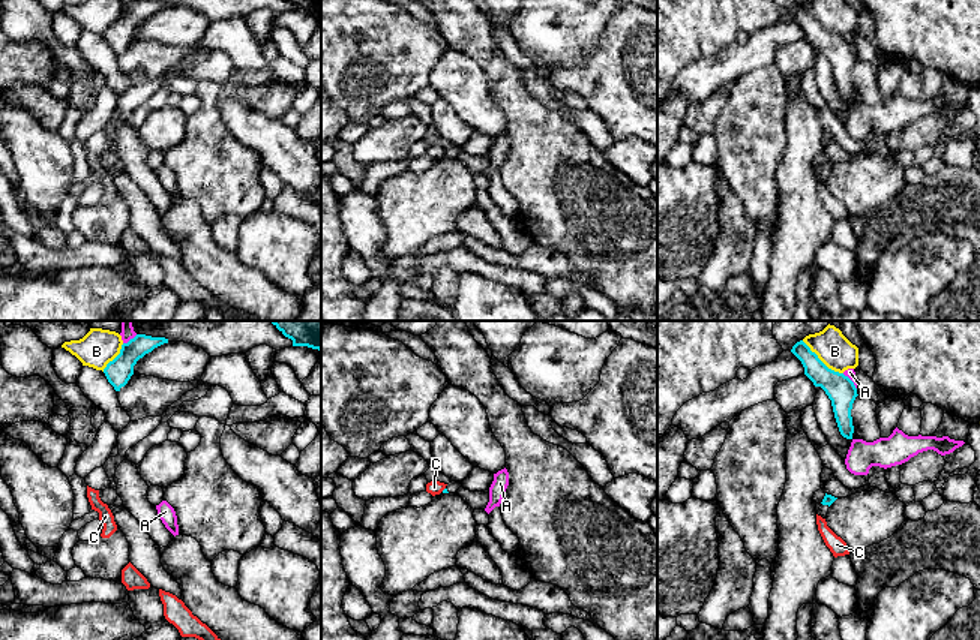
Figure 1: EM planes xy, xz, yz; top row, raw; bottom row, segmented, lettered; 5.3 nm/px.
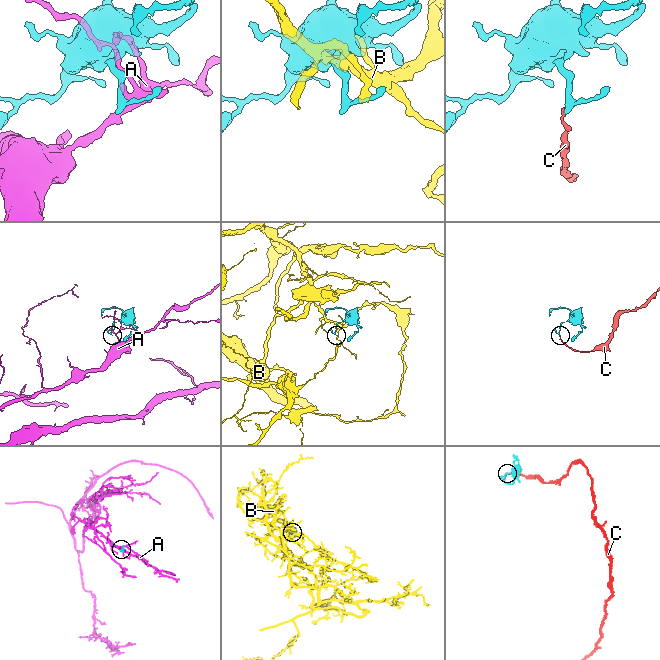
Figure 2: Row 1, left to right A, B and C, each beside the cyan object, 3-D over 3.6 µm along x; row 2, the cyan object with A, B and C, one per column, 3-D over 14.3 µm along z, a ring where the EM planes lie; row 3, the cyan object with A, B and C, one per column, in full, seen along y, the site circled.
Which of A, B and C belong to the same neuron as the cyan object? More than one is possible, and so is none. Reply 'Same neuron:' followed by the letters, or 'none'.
Same neuron: none

